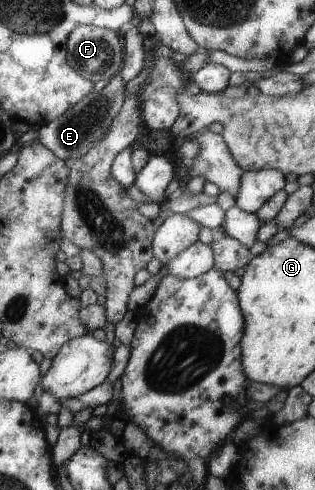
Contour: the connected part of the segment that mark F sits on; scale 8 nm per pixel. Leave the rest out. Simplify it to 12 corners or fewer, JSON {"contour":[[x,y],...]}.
{"contour":[[75,26],[65,63],[94,84],[123,65],[119,32]]}

